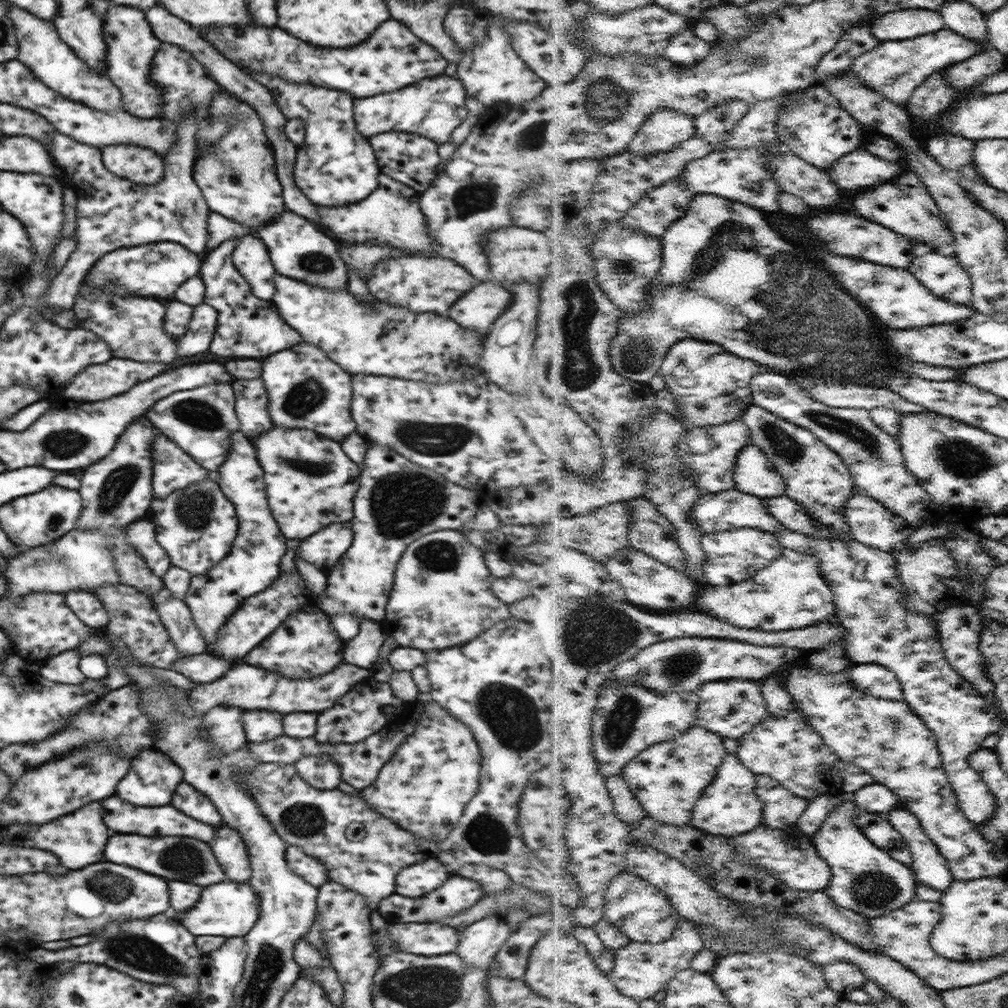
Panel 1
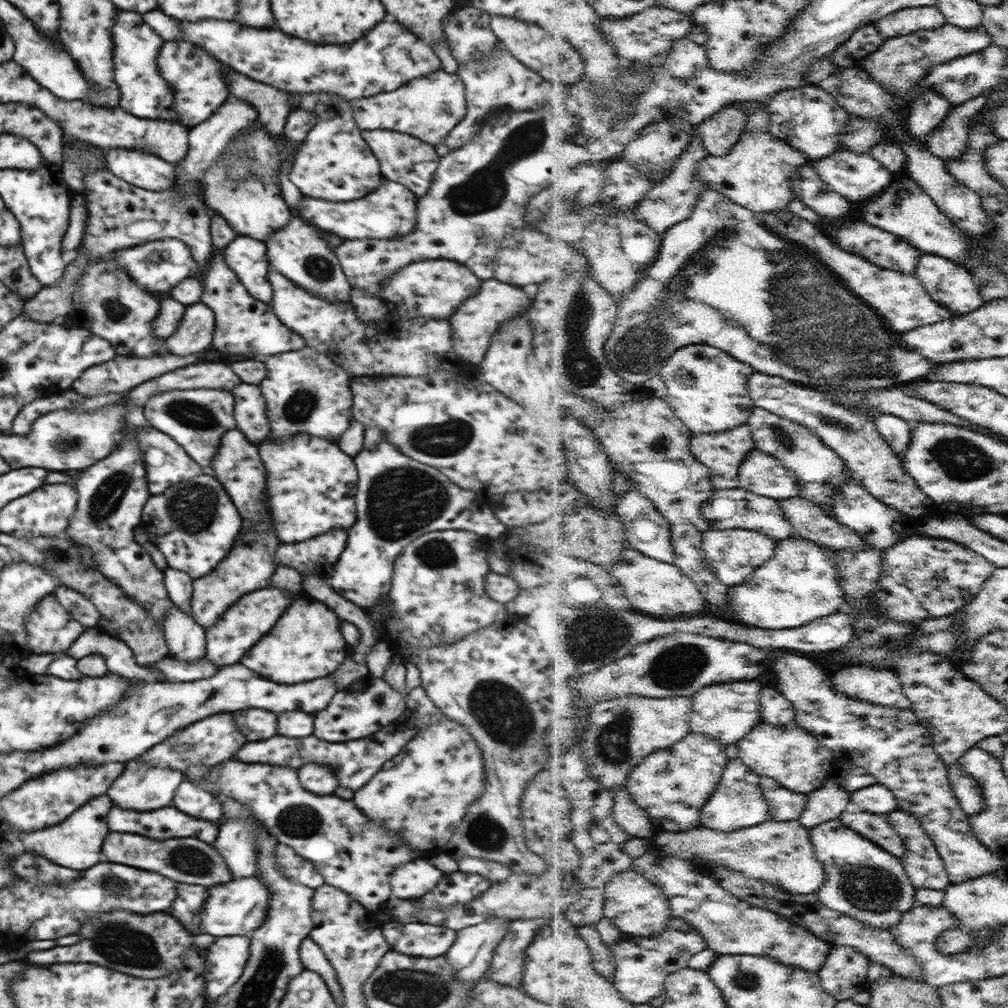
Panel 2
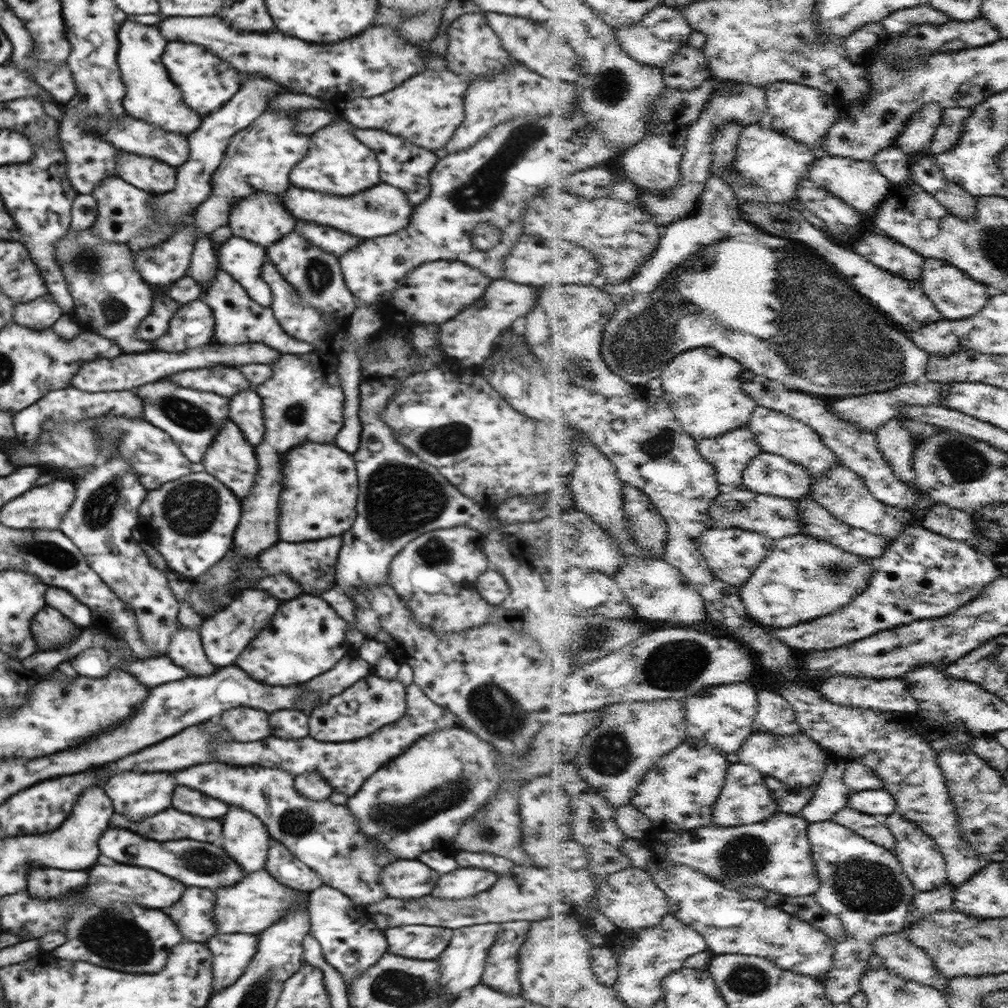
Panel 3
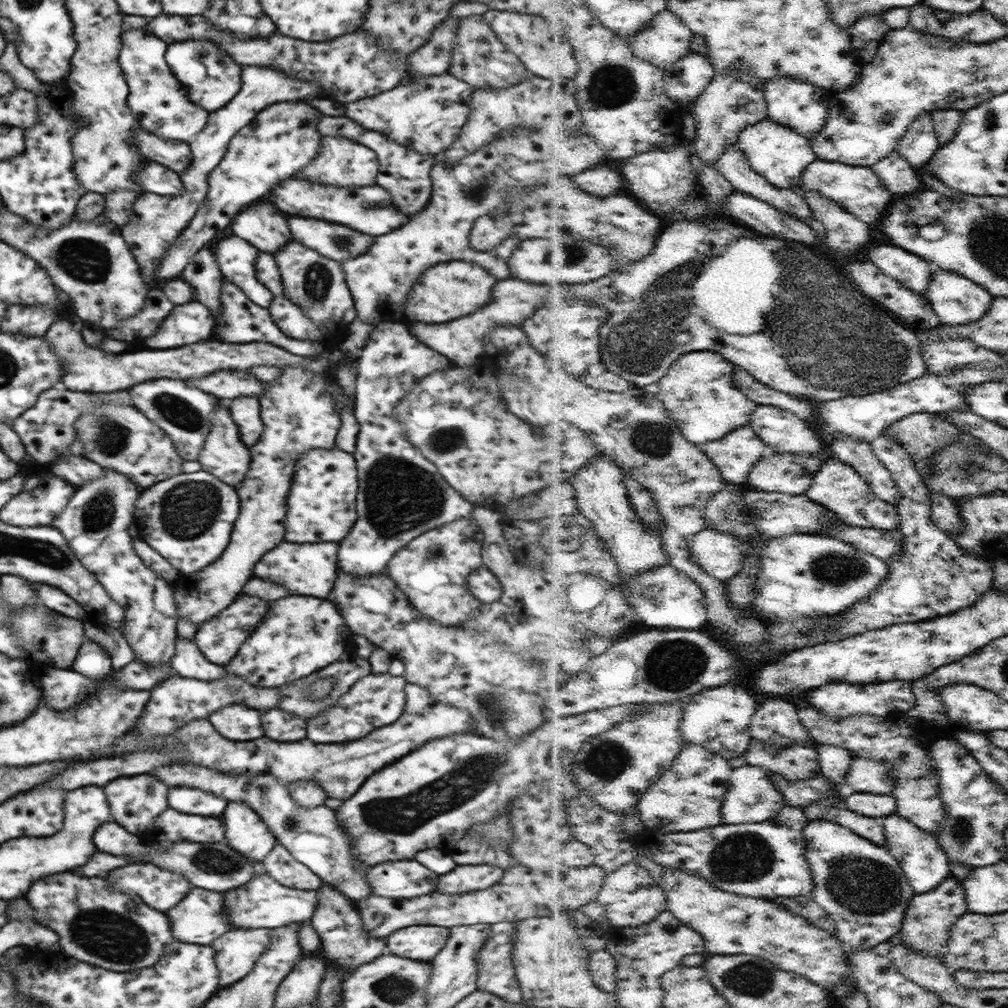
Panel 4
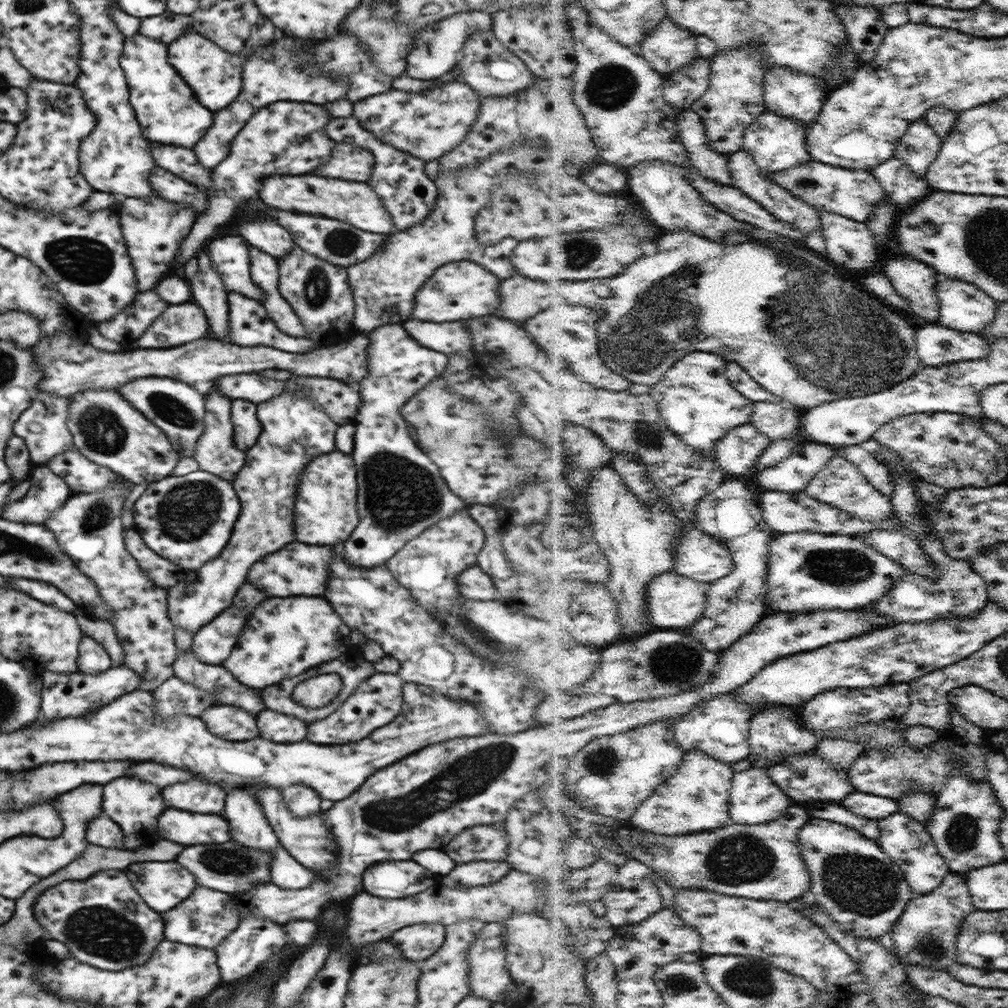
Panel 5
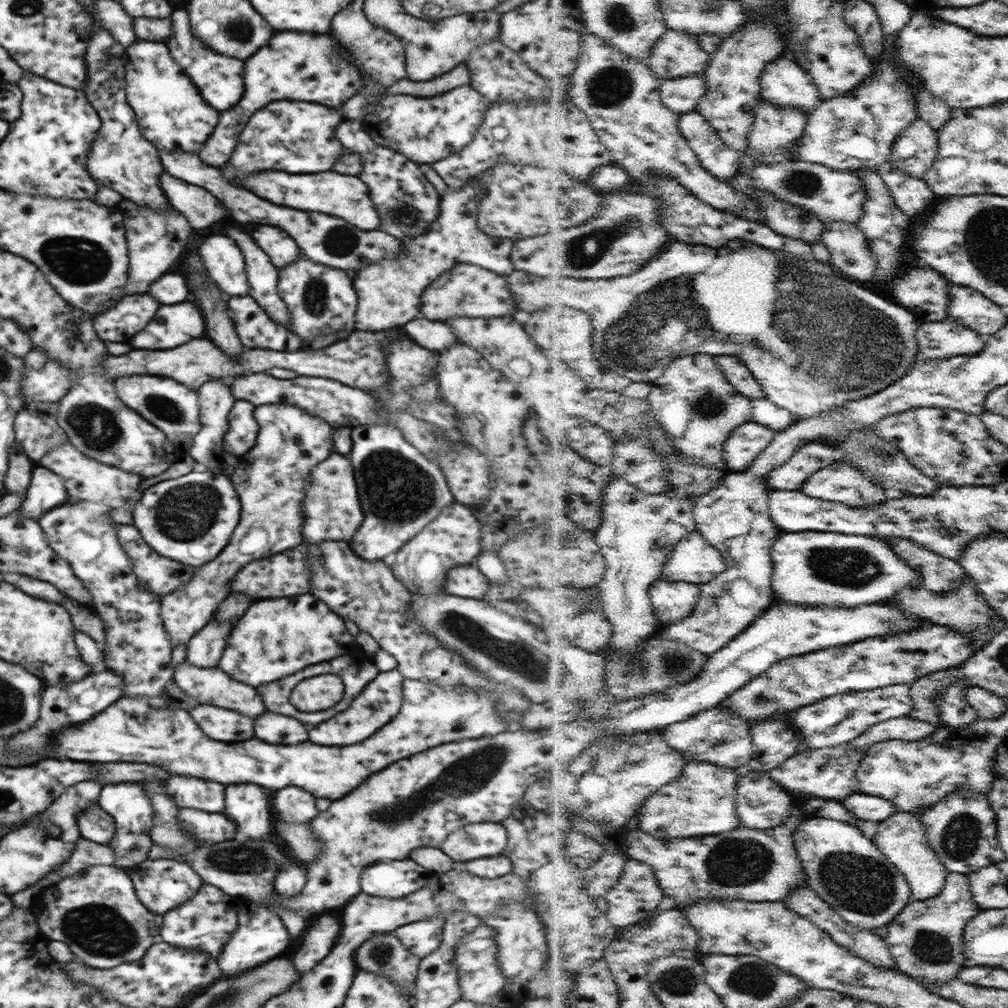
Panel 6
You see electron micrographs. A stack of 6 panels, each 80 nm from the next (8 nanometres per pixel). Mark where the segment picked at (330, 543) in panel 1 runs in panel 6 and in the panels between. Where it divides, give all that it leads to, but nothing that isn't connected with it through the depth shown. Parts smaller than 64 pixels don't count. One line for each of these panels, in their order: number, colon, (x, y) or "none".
2: (318, 555)
3: (312, 564)
4: (310, 569)
5: (298, 569)
6: (284, 575)

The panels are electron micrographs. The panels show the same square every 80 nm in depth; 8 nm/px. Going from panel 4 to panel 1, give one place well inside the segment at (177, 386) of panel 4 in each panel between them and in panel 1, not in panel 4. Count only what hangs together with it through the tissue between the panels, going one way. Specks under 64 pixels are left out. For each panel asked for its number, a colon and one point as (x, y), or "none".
1: (202, 421)
2: (196, 419)
3: (191, 418)

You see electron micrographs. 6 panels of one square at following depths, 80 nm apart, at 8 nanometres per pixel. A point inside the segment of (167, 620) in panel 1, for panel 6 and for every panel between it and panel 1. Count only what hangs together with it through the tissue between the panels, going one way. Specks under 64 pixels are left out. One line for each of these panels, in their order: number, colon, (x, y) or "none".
2: (186, 640)
3: (185, 650)
4: (188, 662)
5: (215, 679)
6: (211, 686)

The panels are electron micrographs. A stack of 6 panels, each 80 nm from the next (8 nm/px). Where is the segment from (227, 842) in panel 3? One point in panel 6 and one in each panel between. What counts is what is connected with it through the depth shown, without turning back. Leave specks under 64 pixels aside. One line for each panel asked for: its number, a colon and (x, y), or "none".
4: (245, 830)
5: (249, 826)
6: (248, 805)

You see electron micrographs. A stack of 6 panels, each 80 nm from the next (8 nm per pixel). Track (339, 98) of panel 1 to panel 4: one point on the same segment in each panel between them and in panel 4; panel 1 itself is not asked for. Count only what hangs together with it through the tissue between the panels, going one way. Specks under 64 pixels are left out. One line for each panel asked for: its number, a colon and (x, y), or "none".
2: (335, 163)
3: (337, 163)
4: (341, 162)

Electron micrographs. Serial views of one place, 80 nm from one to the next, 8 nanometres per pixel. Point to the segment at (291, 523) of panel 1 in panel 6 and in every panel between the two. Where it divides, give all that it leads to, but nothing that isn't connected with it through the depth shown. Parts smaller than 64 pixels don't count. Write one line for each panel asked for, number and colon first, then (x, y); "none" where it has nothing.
2: (312, 482)
3: (320, 488)
4: (321, 507)
5: (325, 512)
6: (333, 512)

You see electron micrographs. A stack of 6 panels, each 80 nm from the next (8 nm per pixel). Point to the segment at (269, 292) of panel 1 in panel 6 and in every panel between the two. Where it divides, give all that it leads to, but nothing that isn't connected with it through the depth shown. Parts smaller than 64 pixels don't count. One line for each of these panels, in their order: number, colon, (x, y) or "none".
2: (247, 256)
3: (241, 259)
4: (236, 257)
5: (229, 256)
6: (225, 263)

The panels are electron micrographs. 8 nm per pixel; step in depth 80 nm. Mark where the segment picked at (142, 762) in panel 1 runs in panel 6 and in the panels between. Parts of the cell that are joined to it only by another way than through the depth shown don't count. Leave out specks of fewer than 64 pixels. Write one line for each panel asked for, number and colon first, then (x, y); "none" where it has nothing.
2: (139, 787)
3: (137, 795)
4: (134, 801)
5: (135, 805)
6: (128, 803)

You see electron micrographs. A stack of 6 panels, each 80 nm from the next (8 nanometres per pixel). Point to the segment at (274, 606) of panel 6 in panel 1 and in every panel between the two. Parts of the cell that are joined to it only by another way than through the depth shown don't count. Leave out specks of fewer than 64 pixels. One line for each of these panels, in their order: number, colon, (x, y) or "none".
1: (305, 645)
2: (306, 643)
3: (306, 637)
4: (301, 634)
5: (283, 637)

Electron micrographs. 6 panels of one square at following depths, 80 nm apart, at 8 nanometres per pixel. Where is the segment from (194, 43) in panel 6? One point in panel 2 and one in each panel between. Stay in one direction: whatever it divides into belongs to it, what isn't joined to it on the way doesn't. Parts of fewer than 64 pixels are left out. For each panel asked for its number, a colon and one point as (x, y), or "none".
2: (199, 87)
3: (207, 82)
4: (212, 79)
5: (215, 76)

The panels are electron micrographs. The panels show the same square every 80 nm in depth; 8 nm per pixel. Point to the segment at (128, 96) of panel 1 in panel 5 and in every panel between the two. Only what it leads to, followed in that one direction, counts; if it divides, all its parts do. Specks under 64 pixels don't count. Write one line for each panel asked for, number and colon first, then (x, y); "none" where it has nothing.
2: (145, 94)
3: (151, 96)
4: (161, 104)
5: (167, 109)

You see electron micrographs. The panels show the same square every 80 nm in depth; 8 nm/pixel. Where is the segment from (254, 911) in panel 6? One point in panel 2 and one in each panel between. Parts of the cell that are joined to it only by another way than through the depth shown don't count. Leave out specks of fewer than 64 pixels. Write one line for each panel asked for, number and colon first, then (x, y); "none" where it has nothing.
2: (227, 956)
3: (232, 953)
4: (236, 951)
5: (256, 939)

